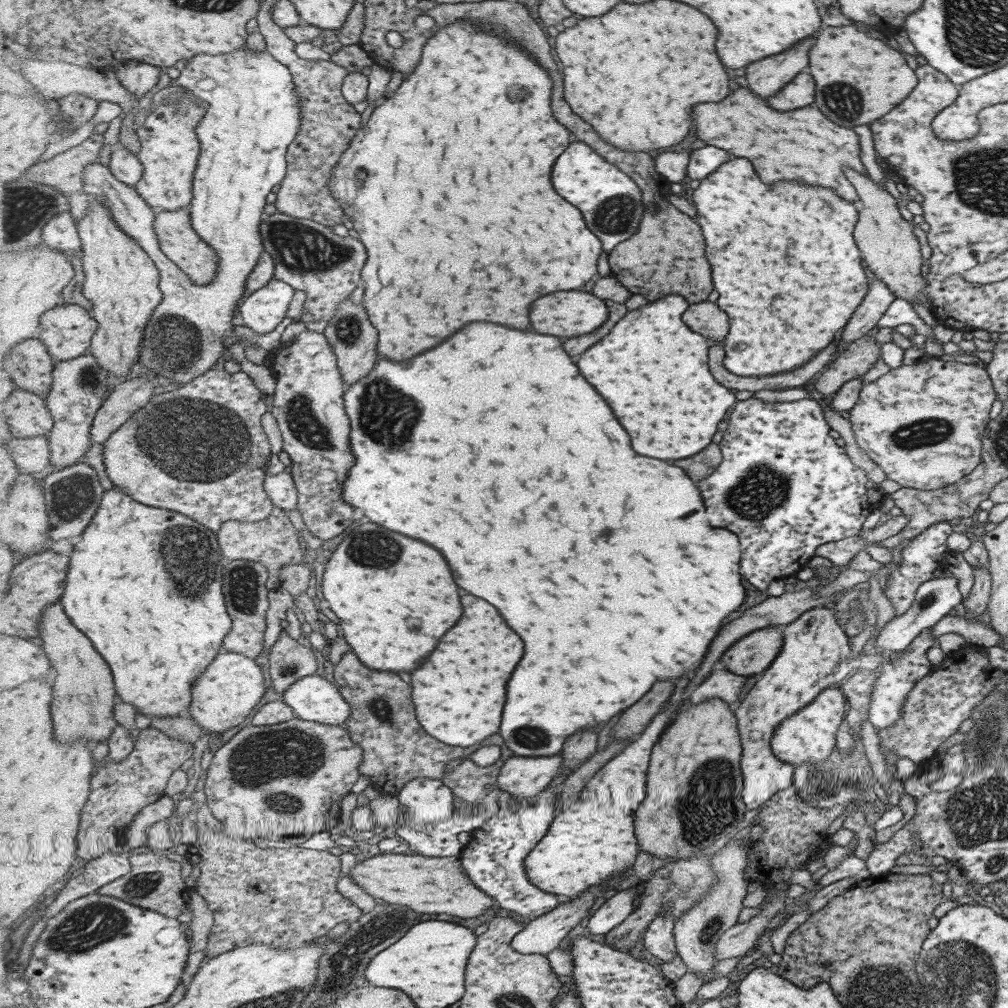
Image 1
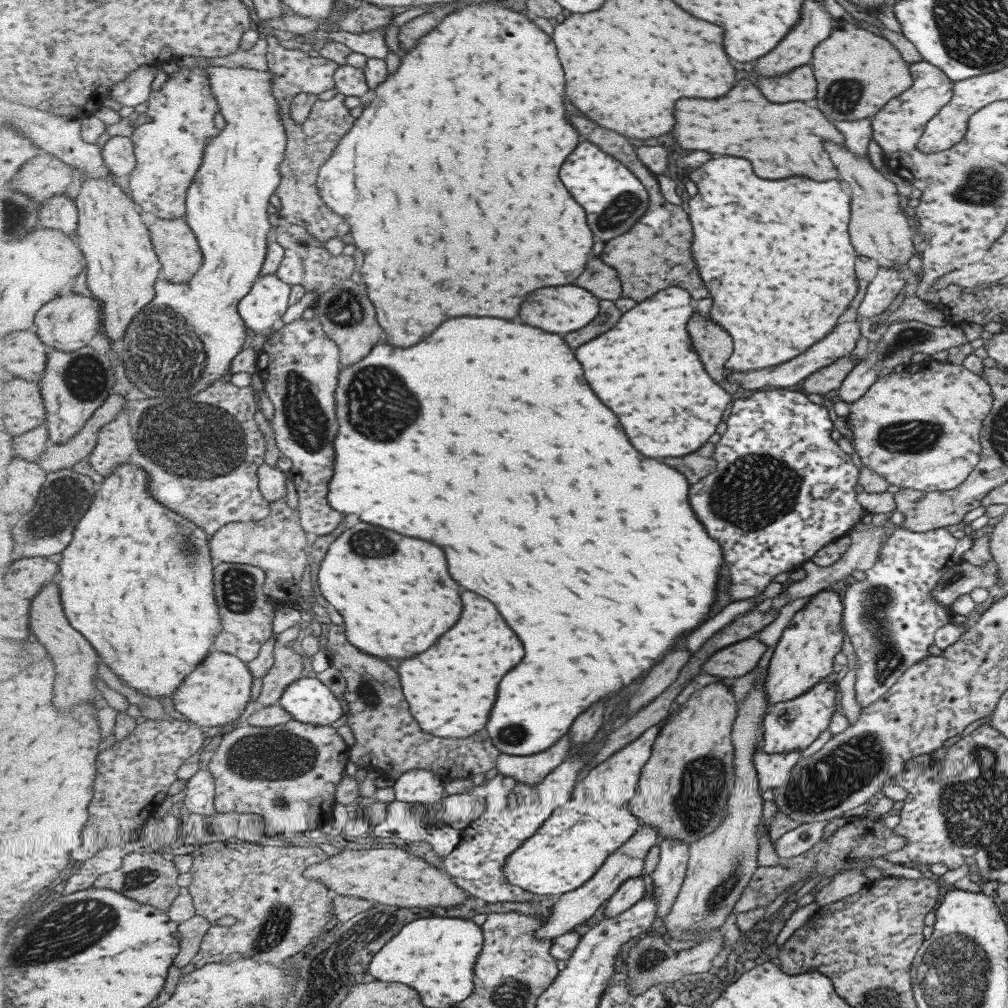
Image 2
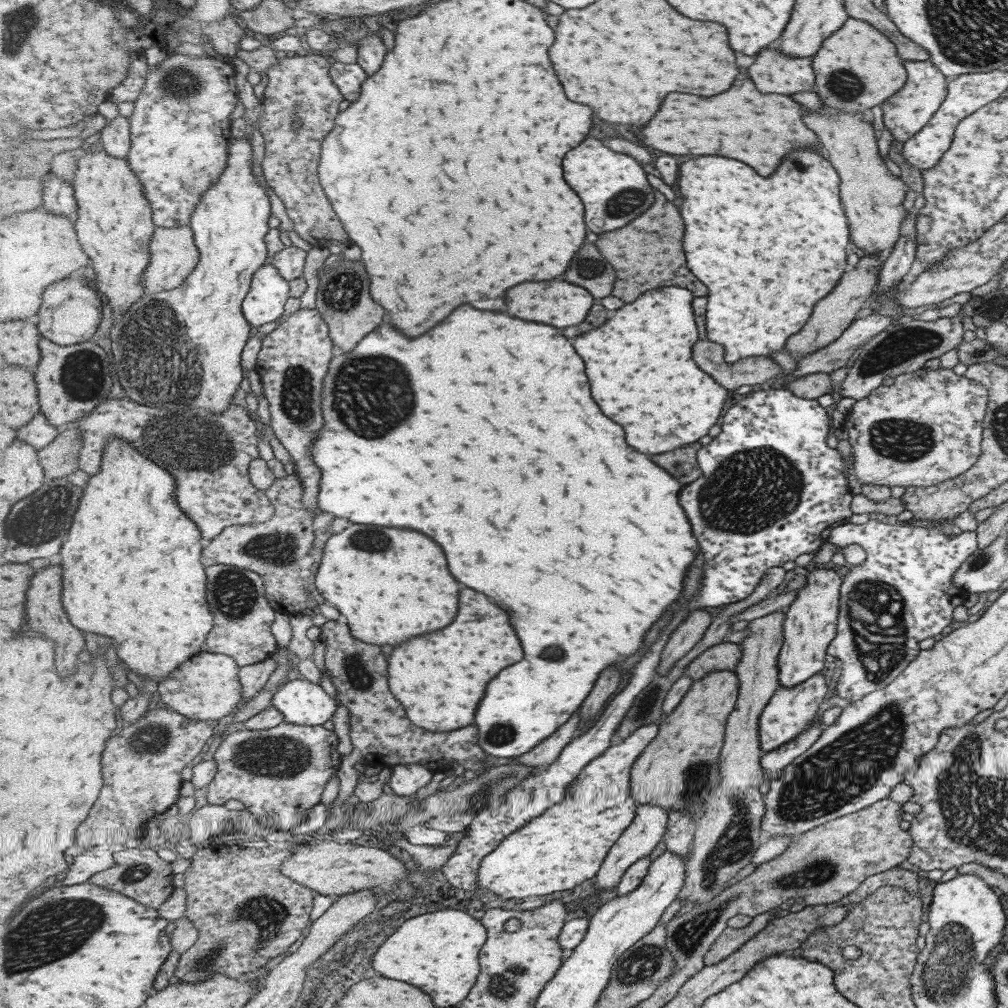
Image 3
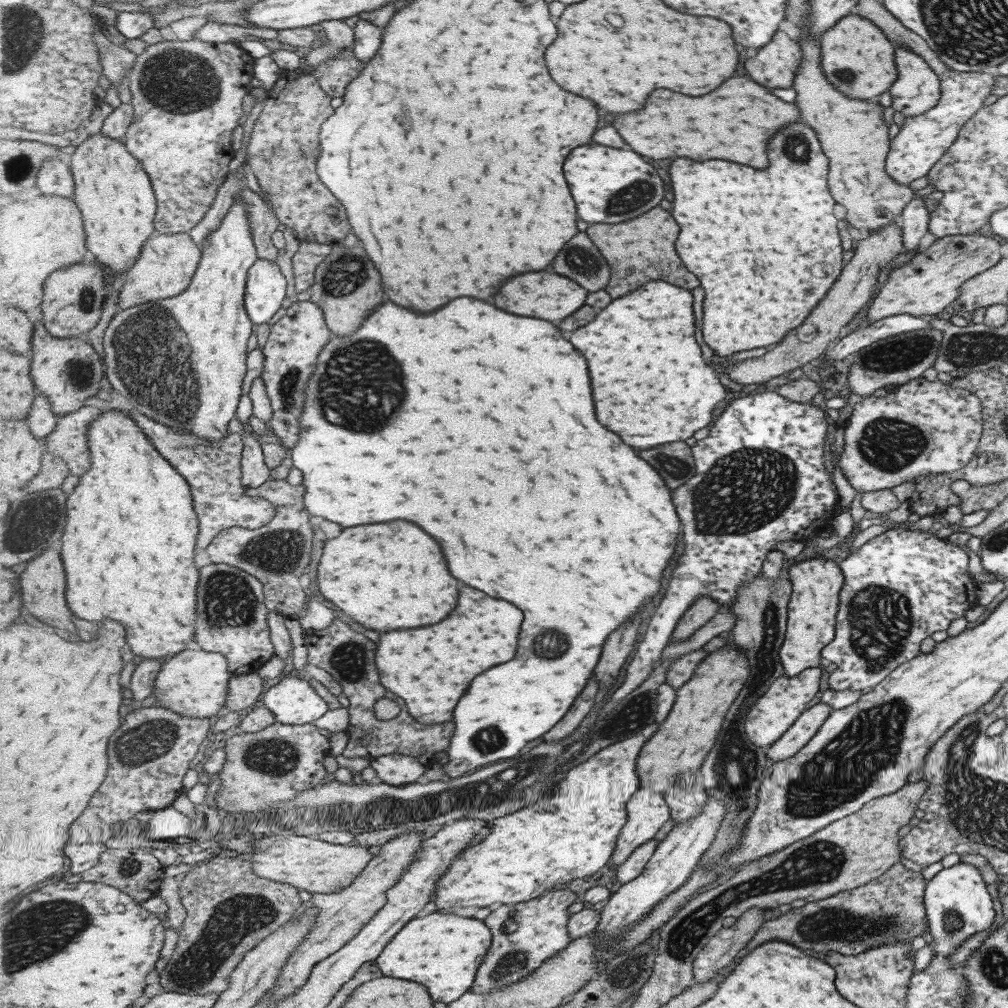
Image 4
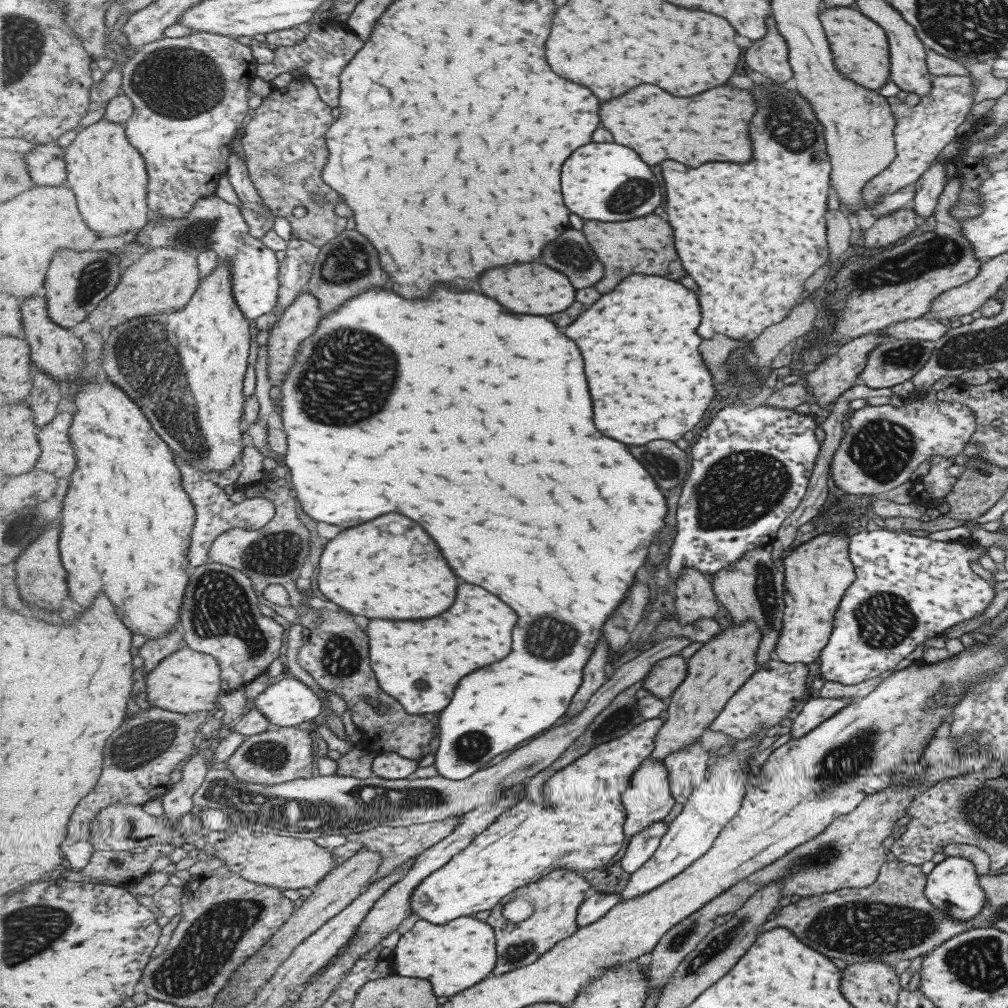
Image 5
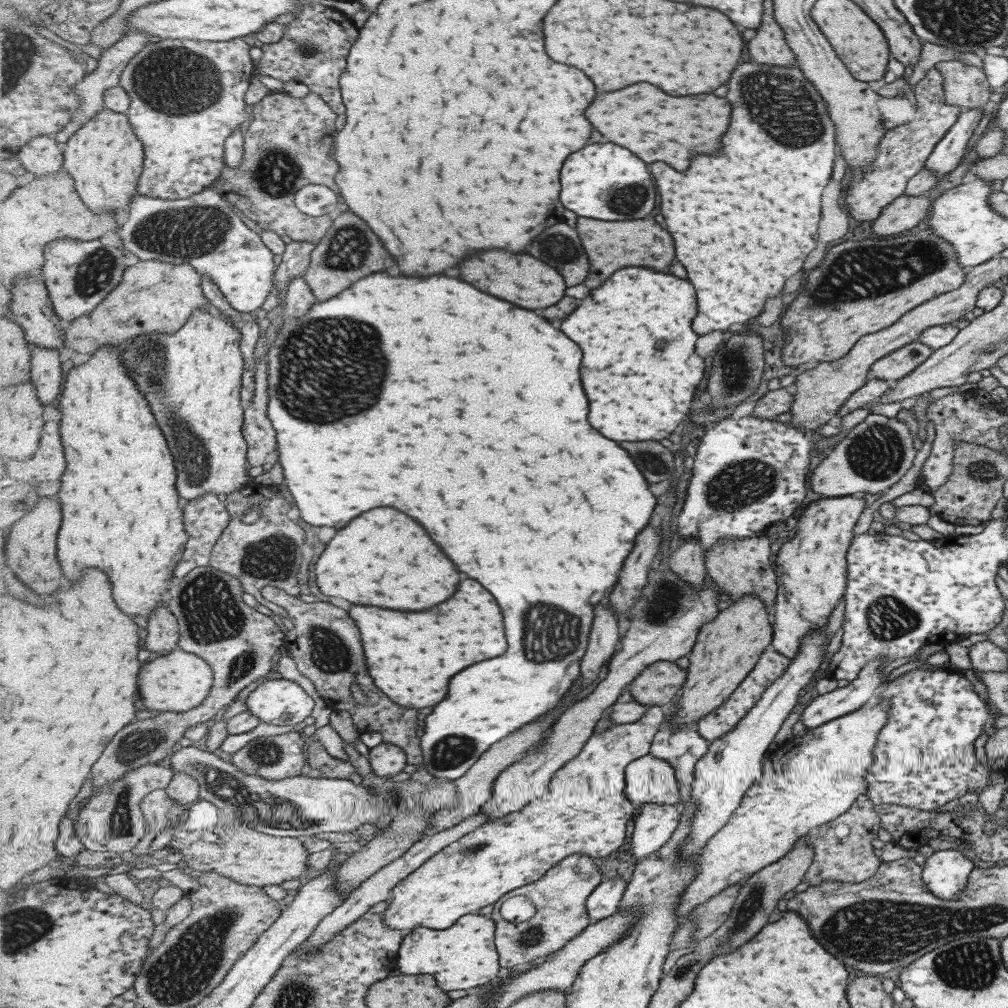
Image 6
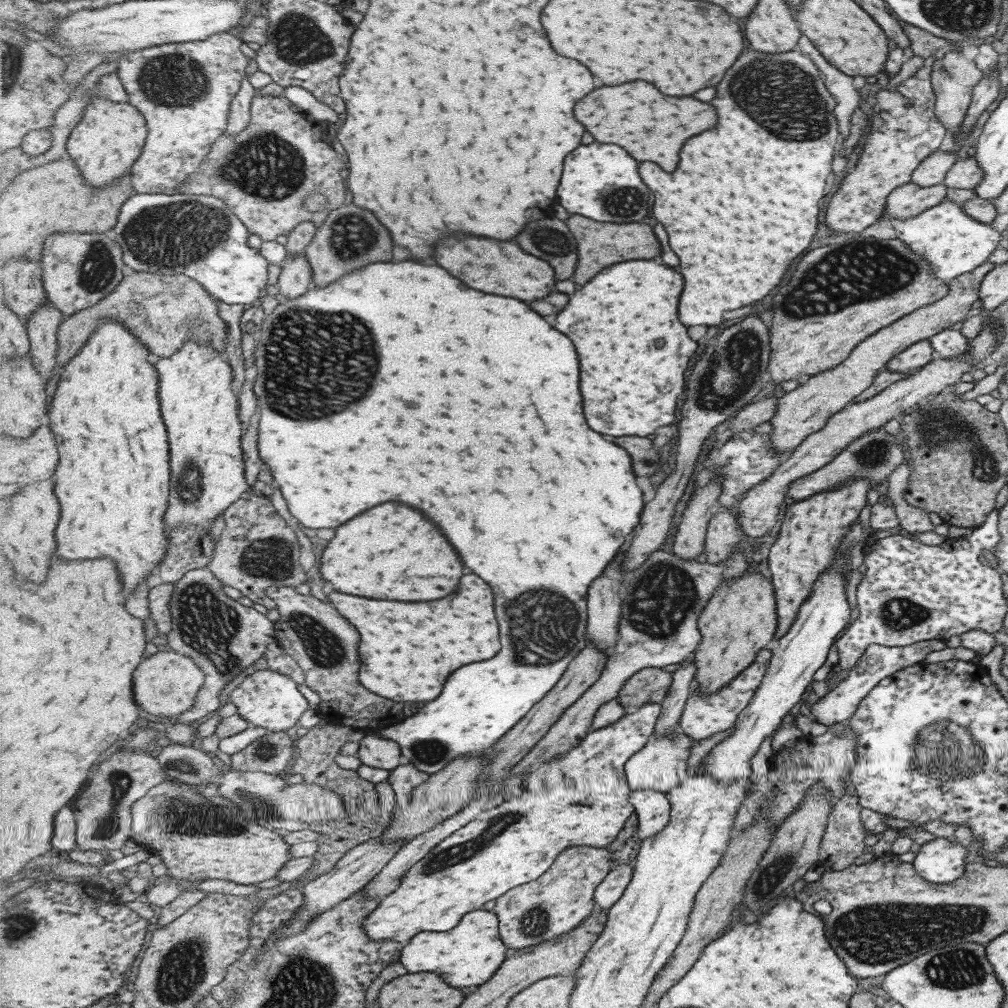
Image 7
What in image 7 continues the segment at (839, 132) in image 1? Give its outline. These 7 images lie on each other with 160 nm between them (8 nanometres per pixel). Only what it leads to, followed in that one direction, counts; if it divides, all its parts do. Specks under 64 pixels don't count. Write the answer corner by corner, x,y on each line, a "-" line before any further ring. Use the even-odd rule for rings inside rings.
631,82
621,86
603,86
591,92
587,100
579,100
579,108
575,108
575,116
587,124
587,130
603,144
623,144
631,156
641,162
657,162
667,168
667,172
675,172
679,166
679,152
683,144
717,124
717,110
699,102
691,96
677,98
661,94
649,82

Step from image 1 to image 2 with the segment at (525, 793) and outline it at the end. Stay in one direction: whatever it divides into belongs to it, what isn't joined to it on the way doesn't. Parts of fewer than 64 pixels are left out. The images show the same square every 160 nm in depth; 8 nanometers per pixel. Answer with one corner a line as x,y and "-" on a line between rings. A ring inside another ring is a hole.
563,736
557,744
531,756
500,754
498,772
512,777
516,782
536,785
551,774
568,757
571,750
571,736

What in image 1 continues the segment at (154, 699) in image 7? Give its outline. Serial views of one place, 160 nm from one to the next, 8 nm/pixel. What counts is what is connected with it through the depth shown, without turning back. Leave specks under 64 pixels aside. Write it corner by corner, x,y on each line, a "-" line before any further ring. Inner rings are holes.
223,651
199,678
199,684
195,684
195,704
190,704
188,715
213,734
225,732
243,724
251,716
265,690
267,686
263,670
254,658

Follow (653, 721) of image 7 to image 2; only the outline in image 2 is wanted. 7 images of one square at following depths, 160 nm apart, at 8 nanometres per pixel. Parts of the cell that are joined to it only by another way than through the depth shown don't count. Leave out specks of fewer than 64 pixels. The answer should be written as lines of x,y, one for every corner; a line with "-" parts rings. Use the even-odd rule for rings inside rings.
661,726
649,727
645,734
581,778
571,804
561,806
537,835
511,854
506,880
536,895
556,898
581,889
593,879
605,860
642,827
641,820
629,810
629,800
638,794
643,766
651,758
659,732

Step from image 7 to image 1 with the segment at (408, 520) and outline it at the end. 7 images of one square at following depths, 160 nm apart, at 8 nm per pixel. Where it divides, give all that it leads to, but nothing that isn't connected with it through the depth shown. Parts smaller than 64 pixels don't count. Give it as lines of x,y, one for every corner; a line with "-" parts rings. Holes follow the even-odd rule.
373,522
354,528
338,546
325,565
322,593
340,619
346,642
369,668
415,670
463,616
459,586
445,556

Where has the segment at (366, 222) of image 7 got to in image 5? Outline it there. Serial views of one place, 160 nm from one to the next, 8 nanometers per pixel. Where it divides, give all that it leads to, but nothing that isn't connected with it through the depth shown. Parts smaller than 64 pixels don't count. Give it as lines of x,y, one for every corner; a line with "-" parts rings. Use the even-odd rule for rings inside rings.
345,229
338,237
321,247
315,263
308,290
318,297
323,315
334,313
349,299
369,290
373,286
391,286
391,276
379,264
379,252
375,246
357,230

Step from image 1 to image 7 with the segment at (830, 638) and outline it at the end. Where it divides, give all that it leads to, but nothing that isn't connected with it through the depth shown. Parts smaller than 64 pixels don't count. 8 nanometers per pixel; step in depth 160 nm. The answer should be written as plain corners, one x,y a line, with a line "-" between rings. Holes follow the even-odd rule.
853,478
841,484
839,488
787,503
782,508
783,518
780,529
766,558
771,574
770,583
773,585
774,597
777,601
776,637
785,635
794,624
801,604
813,592
818,576
830,567
839,541
855,522
861,508
865,506
867,492
872,487
870,480
-
922,640
907,646
889,647
879,644
870,644
863,654
854,662
854,665
847,671
844,679
837,683
829,692
815,700
810,706
810,714
817,723
830,726
835,723
844,722
854,713
857,703
873,688
882,678
891,676
902,668
921,663
924,656
935,650
943,650
945,643
939,640

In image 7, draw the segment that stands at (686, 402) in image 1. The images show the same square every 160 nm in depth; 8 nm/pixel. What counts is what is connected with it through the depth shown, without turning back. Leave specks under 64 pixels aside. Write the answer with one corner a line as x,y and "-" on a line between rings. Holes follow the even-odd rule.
633,260
605,268
591,284
571,296
571,304
557,316
555,328
567,332
579,348
583,364
583,398
587,420
595,432
611,436
649,436
677,418
677,406
685,392
685,372
697,356
697,342
679,320
679,296
683,276
655,260

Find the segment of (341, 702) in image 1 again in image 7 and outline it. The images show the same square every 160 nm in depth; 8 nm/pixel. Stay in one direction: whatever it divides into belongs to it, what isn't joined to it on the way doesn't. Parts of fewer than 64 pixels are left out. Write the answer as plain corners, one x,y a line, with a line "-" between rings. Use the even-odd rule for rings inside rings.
262,669
244,678
243,684
235,688
228,699
238,708
238,713
252,726
267,728
270,733
293,730
299,718
309,710
307,698
299,692
297,682
288,675
275,670

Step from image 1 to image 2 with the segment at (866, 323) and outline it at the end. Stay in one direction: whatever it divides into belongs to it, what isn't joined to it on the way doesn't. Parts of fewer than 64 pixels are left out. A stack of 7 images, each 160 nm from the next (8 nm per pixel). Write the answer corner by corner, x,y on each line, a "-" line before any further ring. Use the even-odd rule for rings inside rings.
879,267
866,286
865,294
856,309
856,319
871,318
887,309
899,290
906,284
903,273
895,267

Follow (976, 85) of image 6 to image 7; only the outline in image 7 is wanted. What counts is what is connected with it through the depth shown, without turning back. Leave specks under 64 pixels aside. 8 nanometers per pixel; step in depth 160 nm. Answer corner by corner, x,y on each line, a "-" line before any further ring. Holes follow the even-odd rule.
960,50
945,52
942,58
936,57
933,61
930,72
930,83
935,95
933,112
949,134
958,134
972,97
972,86
982,74
974,61
965,59

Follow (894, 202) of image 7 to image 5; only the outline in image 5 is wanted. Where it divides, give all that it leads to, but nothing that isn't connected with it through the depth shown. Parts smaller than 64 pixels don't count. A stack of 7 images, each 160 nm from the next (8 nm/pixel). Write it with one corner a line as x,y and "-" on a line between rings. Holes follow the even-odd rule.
910,206
879,217
871,227
862,231
863,246
869,249
897,242
918,226
916,214

